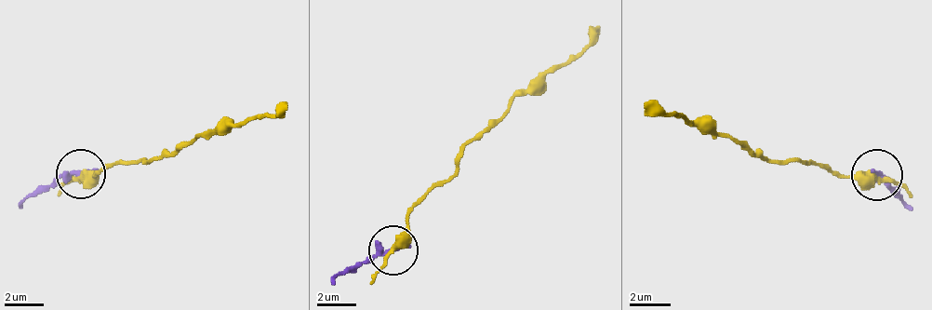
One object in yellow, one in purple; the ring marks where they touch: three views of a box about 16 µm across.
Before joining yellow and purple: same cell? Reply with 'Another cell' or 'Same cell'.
Same cell

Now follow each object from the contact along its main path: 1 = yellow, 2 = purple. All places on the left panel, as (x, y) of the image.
1: (82, 172), (175, 157), (205, 133), (273, 118), (288, 103)
2: (82, 172), (67, 172), (18, 207)

